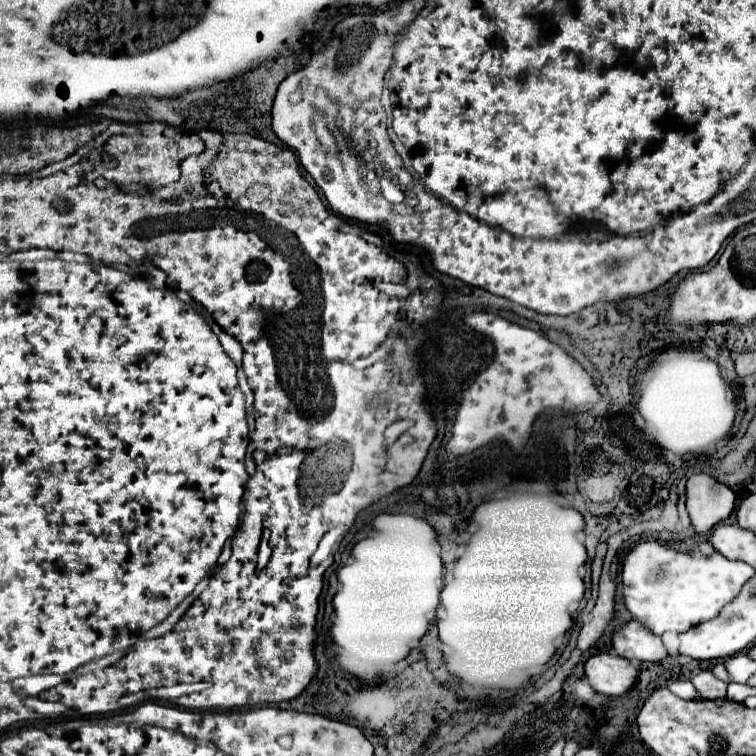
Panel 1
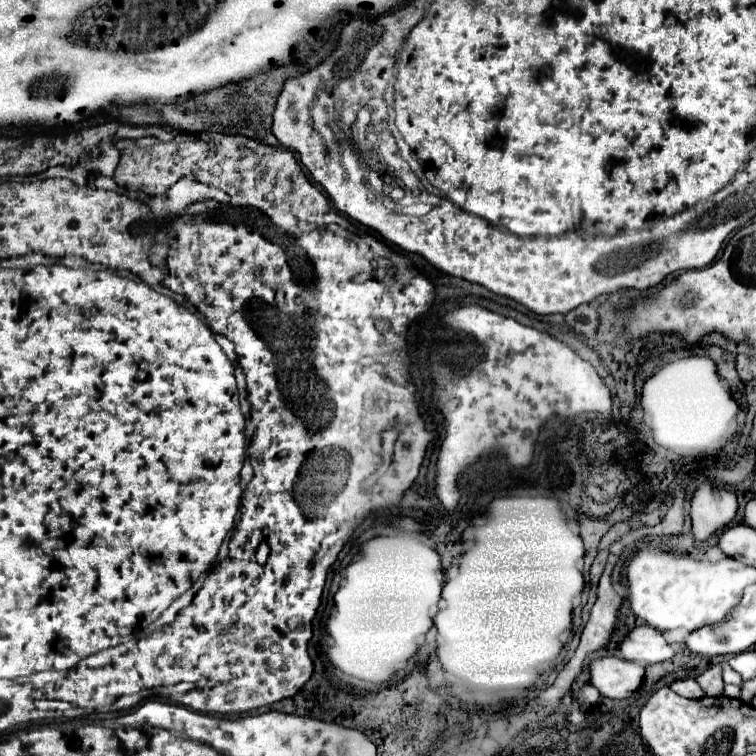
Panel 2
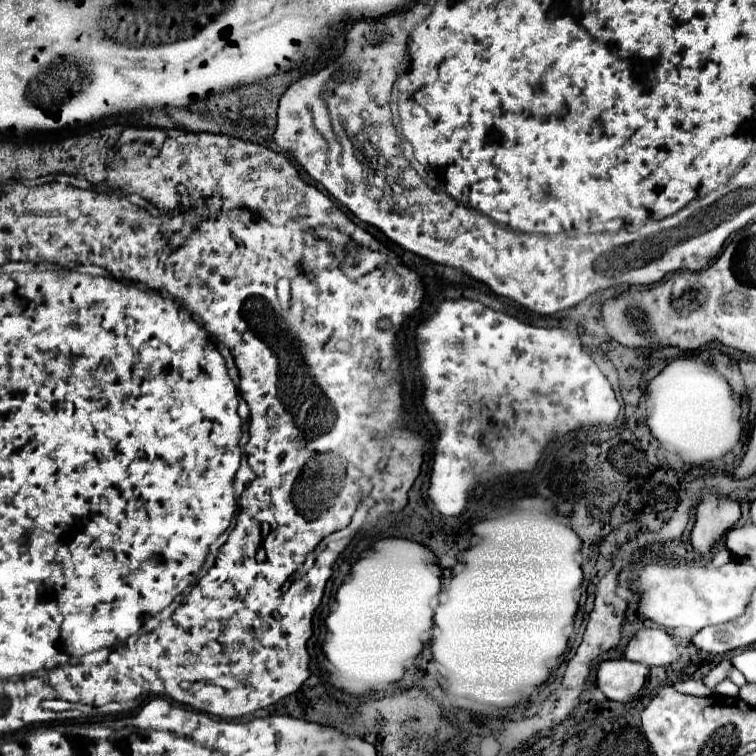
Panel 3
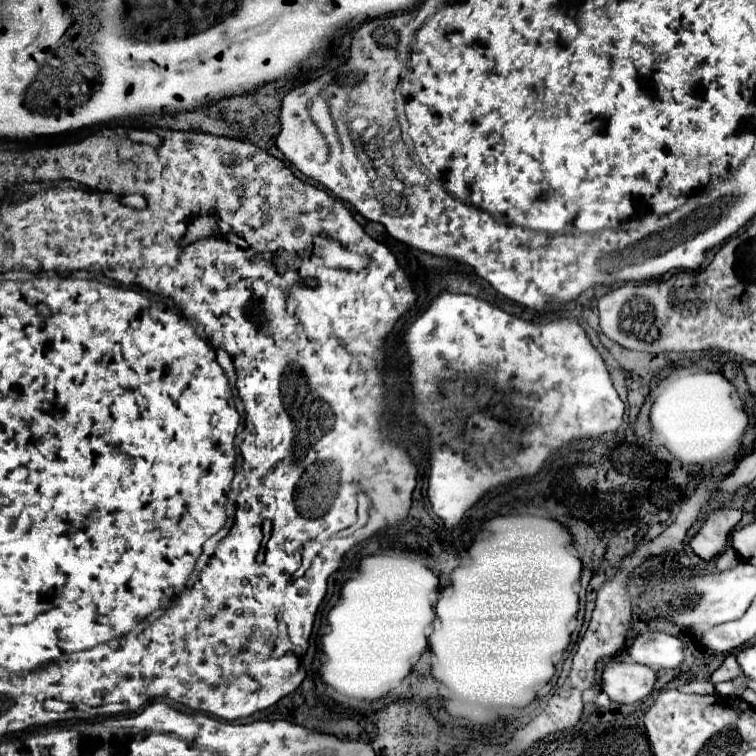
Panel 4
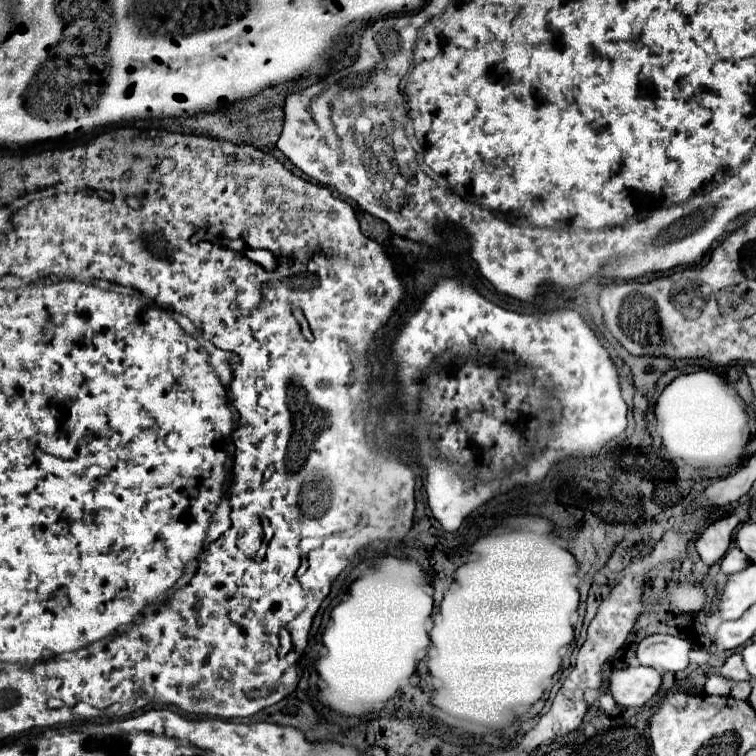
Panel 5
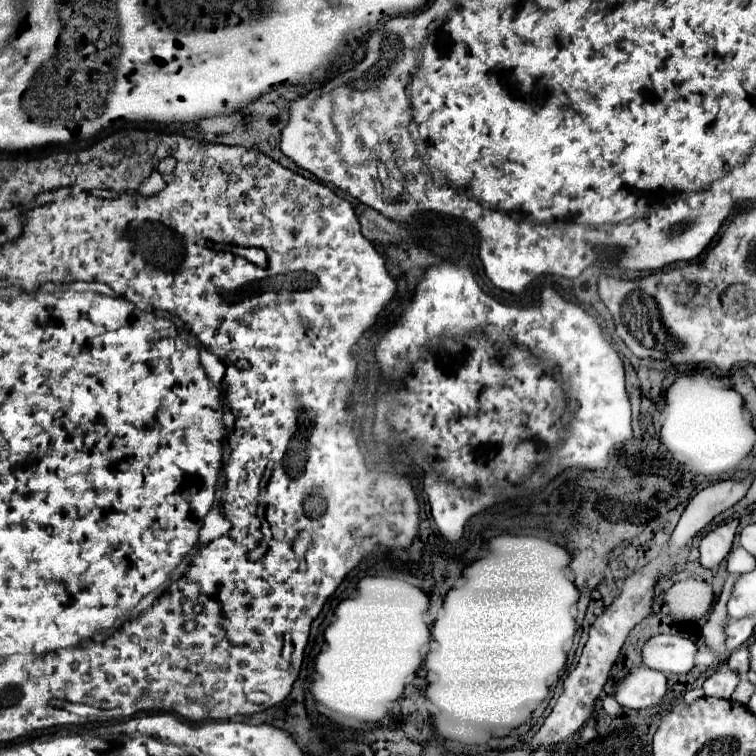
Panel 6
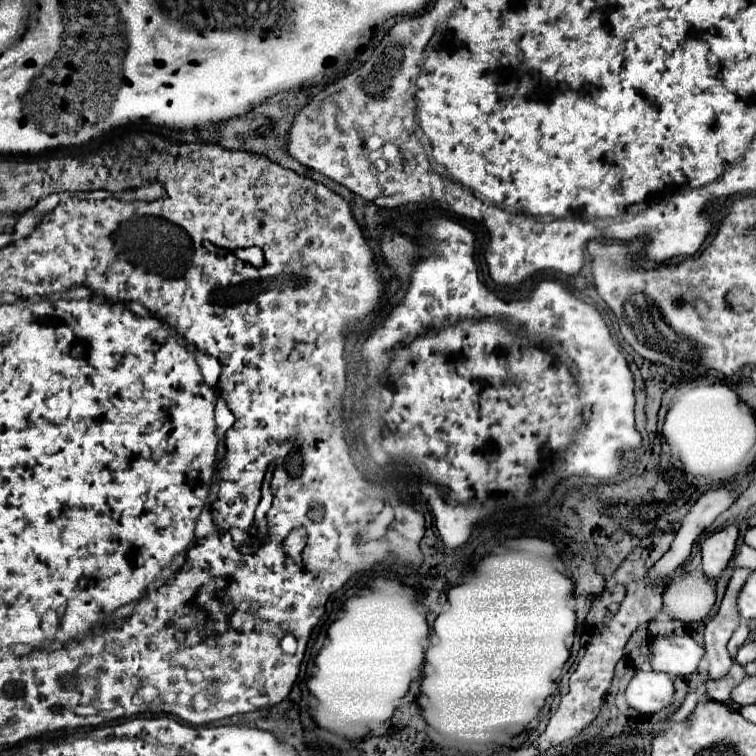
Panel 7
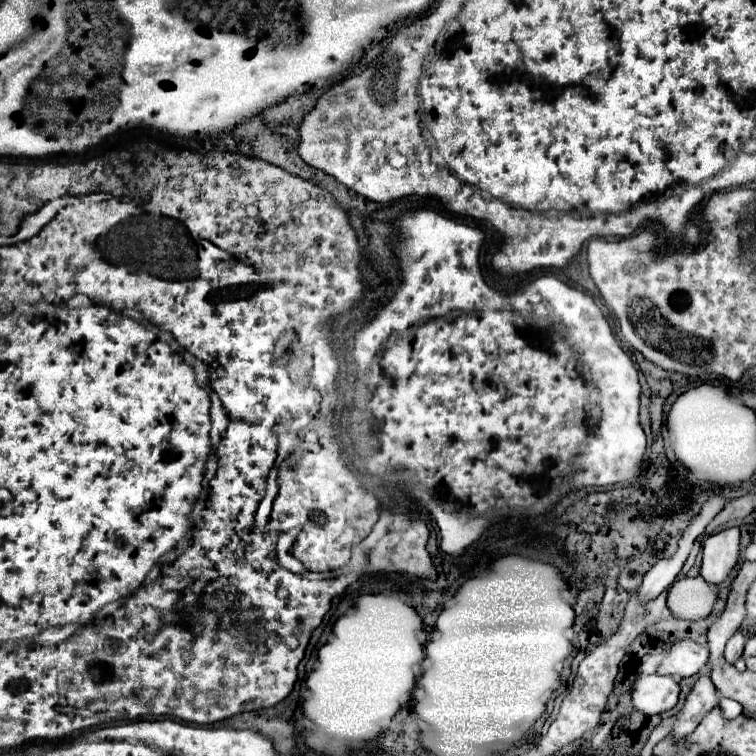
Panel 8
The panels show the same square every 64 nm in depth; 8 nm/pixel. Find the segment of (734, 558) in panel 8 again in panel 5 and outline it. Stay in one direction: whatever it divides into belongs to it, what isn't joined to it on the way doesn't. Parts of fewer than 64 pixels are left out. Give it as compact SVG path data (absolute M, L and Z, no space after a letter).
M730 514L724 520L712 522L698 536L698 540L694 544L696 544L696 550L698 550L700 558L704 560L704 564L712 566L726 554L726 550L730 546L730 540L732 540L732 532L738 526L738 522L740 522L740 518L736 514Z

